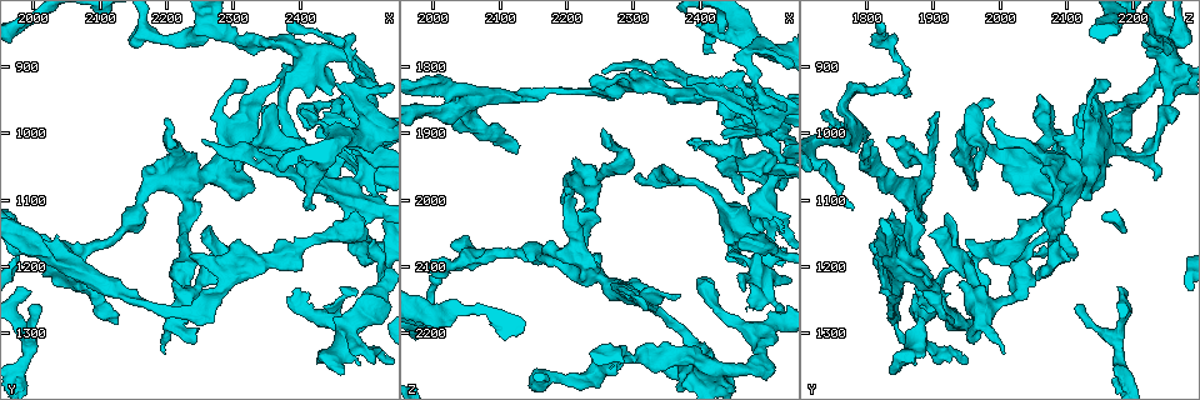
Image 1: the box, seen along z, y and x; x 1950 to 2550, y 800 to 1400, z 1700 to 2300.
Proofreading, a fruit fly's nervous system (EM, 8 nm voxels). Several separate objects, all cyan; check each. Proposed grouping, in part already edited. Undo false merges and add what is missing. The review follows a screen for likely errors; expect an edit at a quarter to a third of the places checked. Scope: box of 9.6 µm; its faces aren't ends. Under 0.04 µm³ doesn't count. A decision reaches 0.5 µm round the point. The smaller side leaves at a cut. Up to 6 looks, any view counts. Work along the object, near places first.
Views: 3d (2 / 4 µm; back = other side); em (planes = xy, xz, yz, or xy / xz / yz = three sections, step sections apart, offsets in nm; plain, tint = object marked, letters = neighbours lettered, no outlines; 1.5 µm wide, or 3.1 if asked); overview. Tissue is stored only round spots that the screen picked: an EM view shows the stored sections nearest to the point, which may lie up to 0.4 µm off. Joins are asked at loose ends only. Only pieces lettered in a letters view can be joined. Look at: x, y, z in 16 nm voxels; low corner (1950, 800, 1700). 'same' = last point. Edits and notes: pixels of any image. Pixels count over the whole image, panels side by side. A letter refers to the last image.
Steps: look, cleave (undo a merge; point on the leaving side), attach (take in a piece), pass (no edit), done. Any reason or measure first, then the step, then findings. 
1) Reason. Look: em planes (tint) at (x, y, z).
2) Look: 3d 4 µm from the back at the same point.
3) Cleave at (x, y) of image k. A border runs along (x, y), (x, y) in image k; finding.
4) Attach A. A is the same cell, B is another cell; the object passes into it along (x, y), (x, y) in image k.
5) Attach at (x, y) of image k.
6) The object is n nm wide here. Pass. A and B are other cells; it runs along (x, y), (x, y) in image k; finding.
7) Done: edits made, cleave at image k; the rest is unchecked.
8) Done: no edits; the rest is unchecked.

Sharp bend. Look: em xy step 8 (tint) at (2470, 930, 1780).

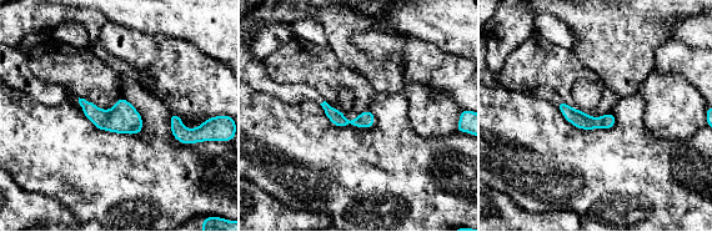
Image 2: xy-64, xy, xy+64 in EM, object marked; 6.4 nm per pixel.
Look: em planes (letters) at the same point.

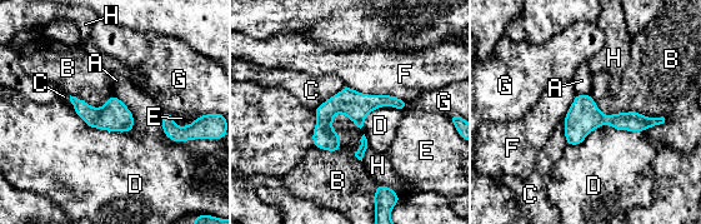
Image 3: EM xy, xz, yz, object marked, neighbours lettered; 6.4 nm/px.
The longest contact is with B, 550 nm. Pass. A, B, C, D, E, F, G and H are other cells; it runs along (664, 119), (585, 119), (567, 134) in image 3; one neuron here.

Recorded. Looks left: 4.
An open end. Look: 3d 2 µm at (2470, 1050, 2165).

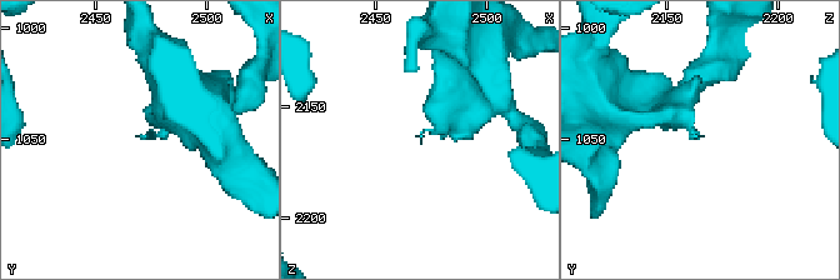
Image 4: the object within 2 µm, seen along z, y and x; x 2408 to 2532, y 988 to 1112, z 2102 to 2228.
Need the tissue. Look: em xy step 8 (letters) at (2470, 1048, 2164).

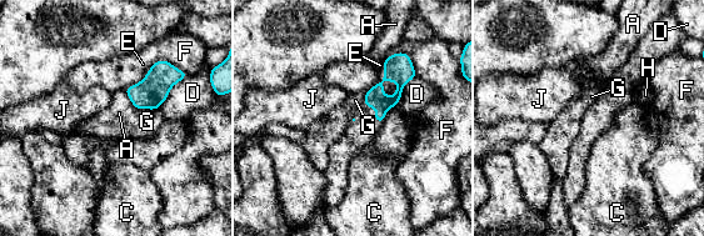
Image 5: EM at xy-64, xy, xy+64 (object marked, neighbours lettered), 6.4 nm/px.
Another direction. Look: em planes (letters) at the same point.

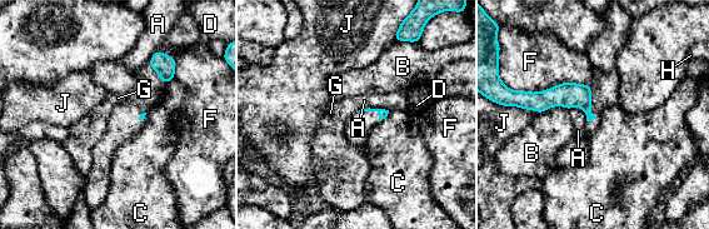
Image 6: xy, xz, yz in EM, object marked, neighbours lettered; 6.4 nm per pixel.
Pass. A, B, C, D, F, G, H and J are other cells; it runs along (527, 104), (577, 99), (589, 117) in image 6; none of them fits.

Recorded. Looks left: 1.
Done: no edits; the rest is unchecked.

